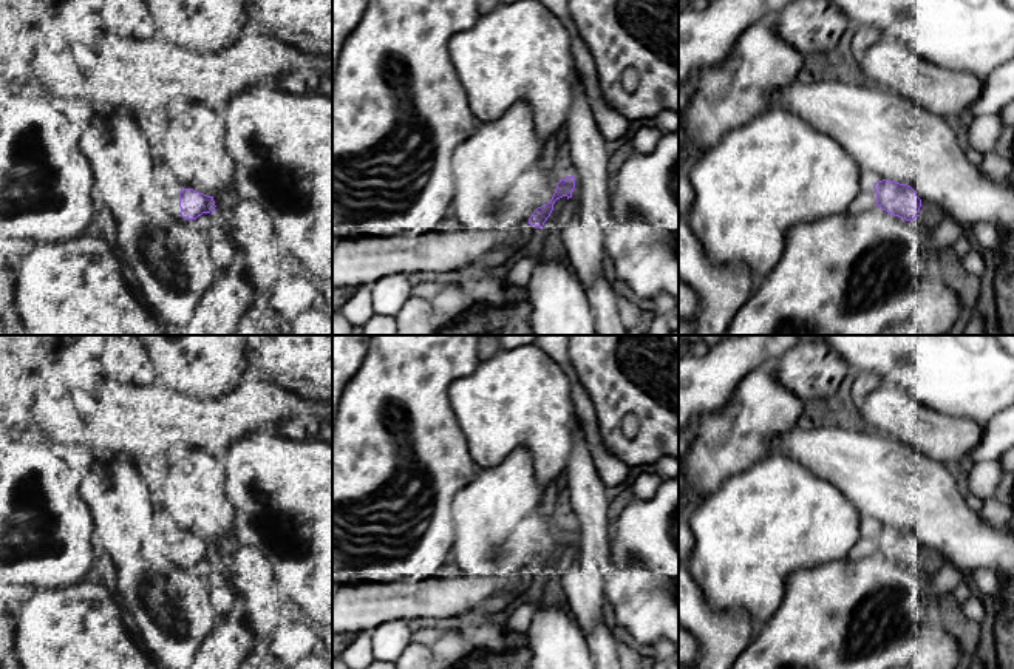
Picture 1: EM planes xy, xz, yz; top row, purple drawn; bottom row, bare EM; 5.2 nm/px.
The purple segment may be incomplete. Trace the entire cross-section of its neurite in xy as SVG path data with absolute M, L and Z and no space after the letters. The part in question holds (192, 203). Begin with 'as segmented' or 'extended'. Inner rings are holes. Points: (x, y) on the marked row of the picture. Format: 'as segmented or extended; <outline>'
extended; M156 176L155 184L139 201L142 210L158 222L176 219L193 226L202 213L215 212L213 196L193 188L184 188L178 182Z

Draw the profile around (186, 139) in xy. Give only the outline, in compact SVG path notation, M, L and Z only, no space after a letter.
M173 100L148 128L156 175L213 196L227 185L232 161L223 144L219 111L190 100Z

